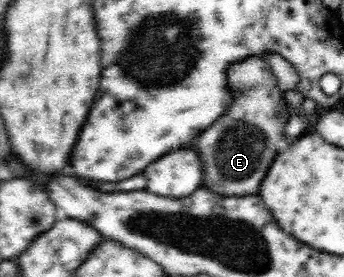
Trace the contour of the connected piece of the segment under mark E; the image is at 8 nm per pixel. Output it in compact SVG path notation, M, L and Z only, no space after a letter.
M258 55L230 63L226 84L230 98L224 115L198 133L196 141L203 163L203 184L217 195L256 195L286 137L289 111L285 91L278 84L272 67Z

